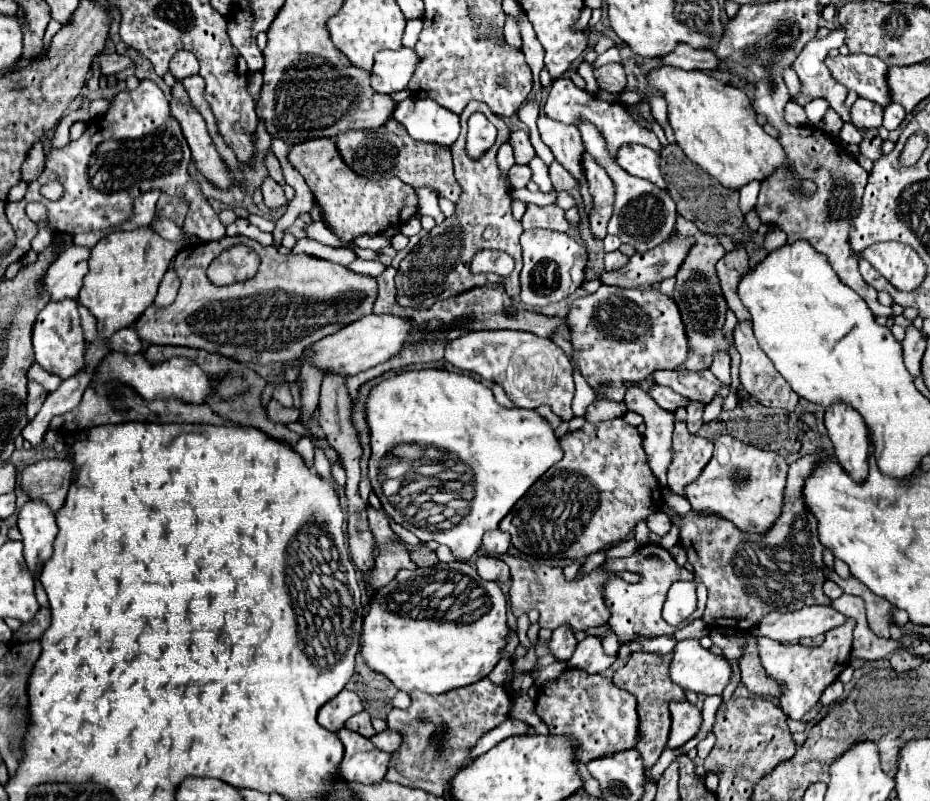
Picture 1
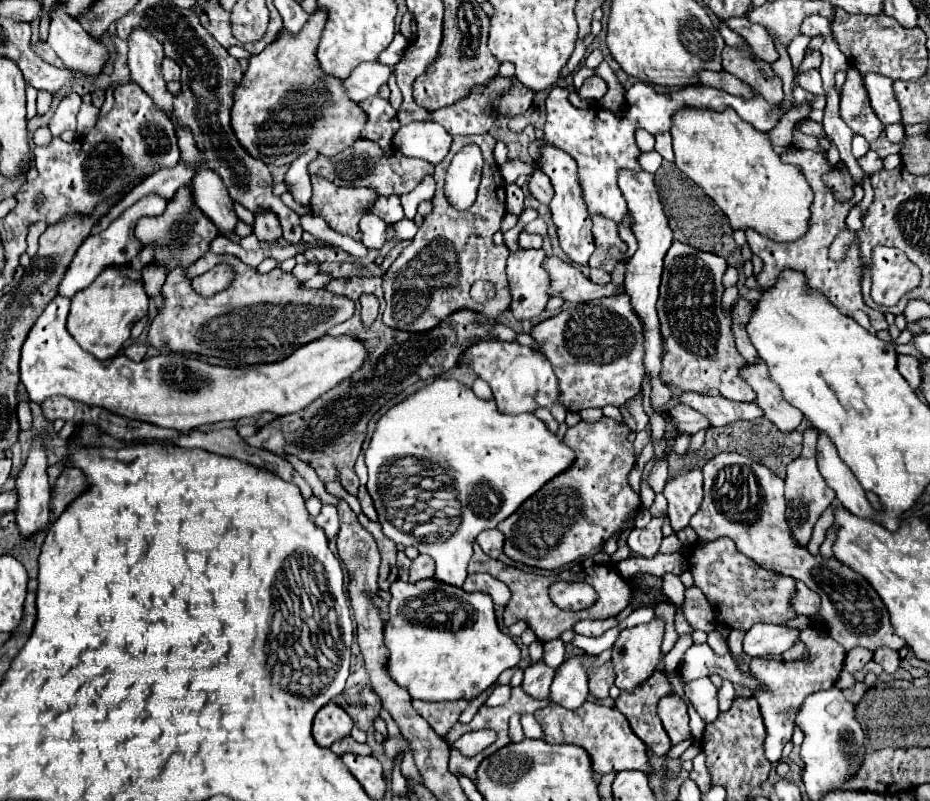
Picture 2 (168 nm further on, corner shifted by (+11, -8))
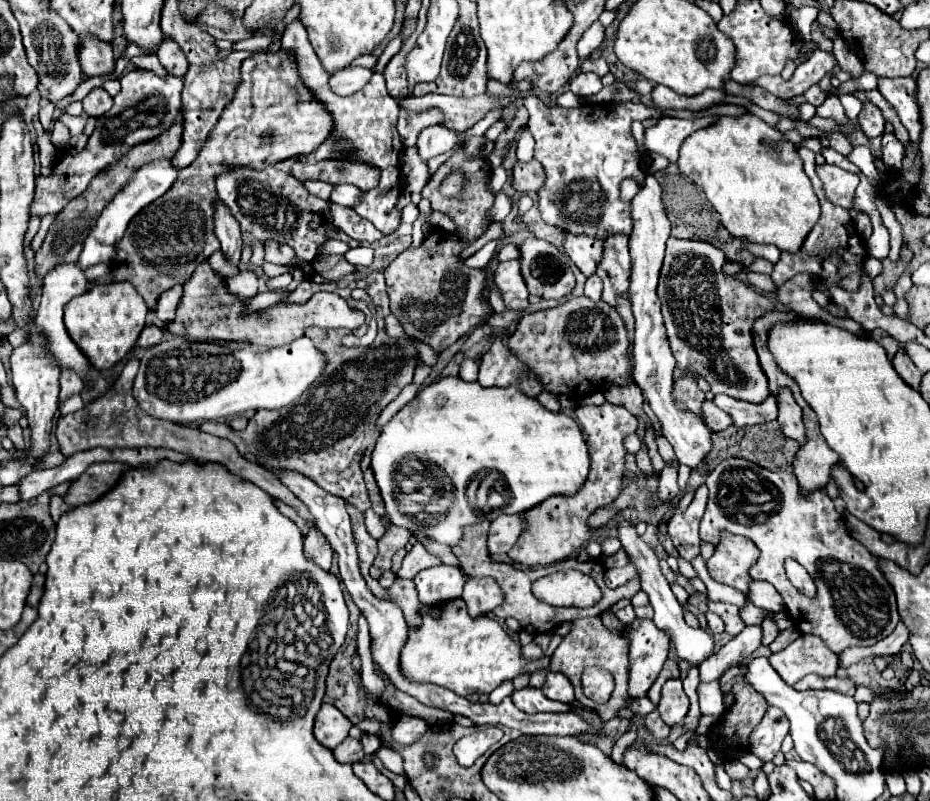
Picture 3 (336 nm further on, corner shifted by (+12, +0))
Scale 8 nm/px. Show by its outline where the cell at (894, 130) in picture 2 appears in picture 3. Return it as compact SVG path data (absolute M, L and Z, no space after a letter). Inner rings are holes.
M888 132L882 136L882 160L888 170L900 170L904 158L904 146L894 136L894 132Z

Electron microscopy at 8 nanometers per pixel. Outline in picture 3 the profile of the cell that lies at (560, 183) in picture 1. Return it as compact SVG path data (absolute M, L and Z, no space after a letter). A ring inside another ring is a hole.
M536 160L526 164L516 162L514 166L514 188L518 192L538 192L546 182L546 174Z

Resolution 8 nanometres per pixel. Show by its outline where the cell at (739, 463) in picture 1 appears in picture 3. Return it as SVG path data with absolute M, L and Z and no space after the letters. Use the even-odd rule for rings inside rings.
M744 458L722 460L712 472L708 472L706 486L710 494L706 512L700 520L700 538L710 544L718 544L722 530L730 530L732 534L750 538L760 550L760 558L756 566L750 568L750 576L754 580L766 580L774 584L774 588L784 596L788 608L786 612L790 614L792 622L798 626L800 632L820 636L828 644L828 648L836 654L840 654L850 646L872 646L874 642L892 634L892 630L900 622L892 586L878 570L876 558L856 538L850 536L844 518L834 510L834 504L824 490L804 498L798 494L798 484L792 472L772 472ZM786 558L794 558L808 570L818 588L814 598L806 598L792 588L784 572Z

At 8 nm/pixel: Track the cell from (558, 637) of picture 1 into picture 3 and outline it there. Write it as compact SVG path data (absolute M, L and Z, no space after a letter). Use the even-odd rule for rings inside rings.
M524 686L522 690L516 690L510 698L516 704L516 708L520 708L526 714L534 714L534 712L568 712L570 710L570 706L546 698L540 688L532 688L532 686Z

